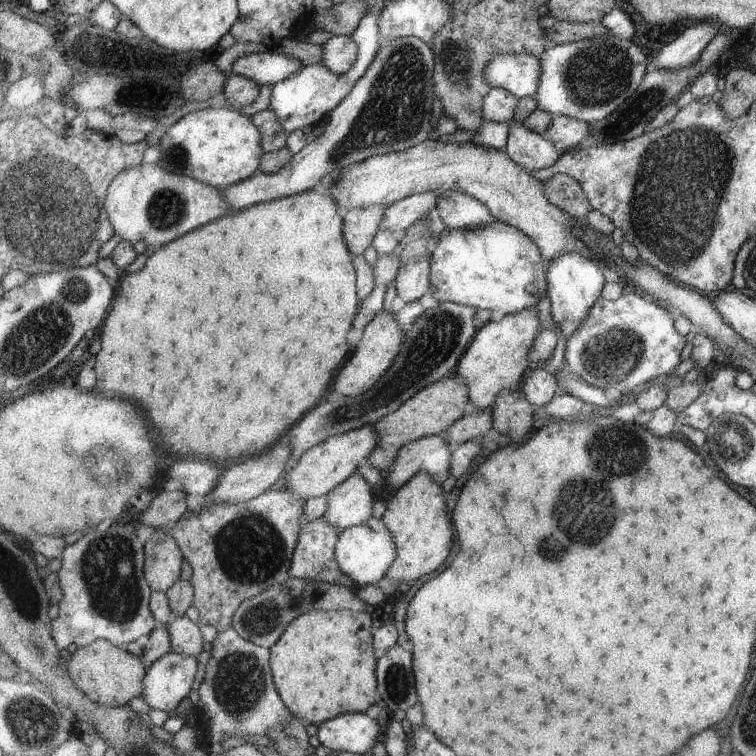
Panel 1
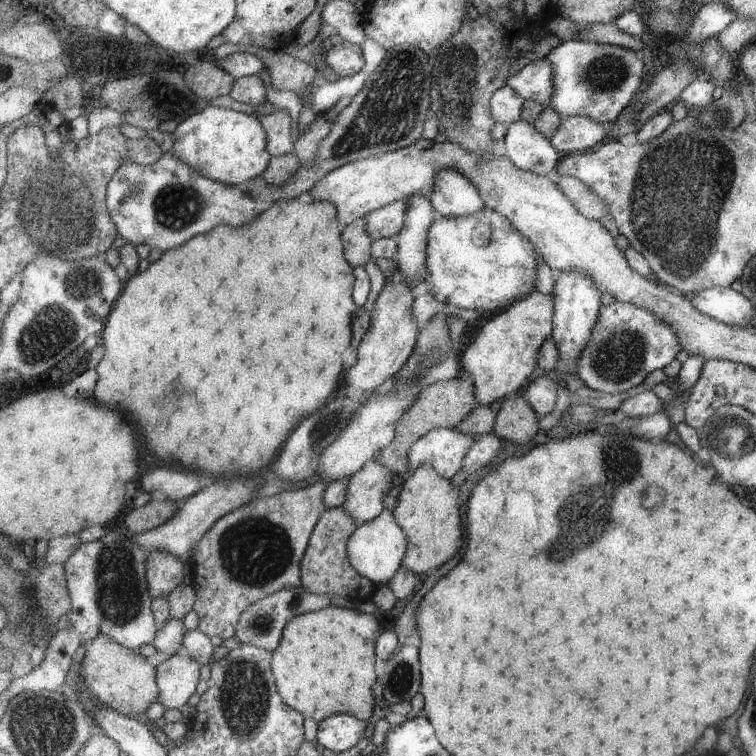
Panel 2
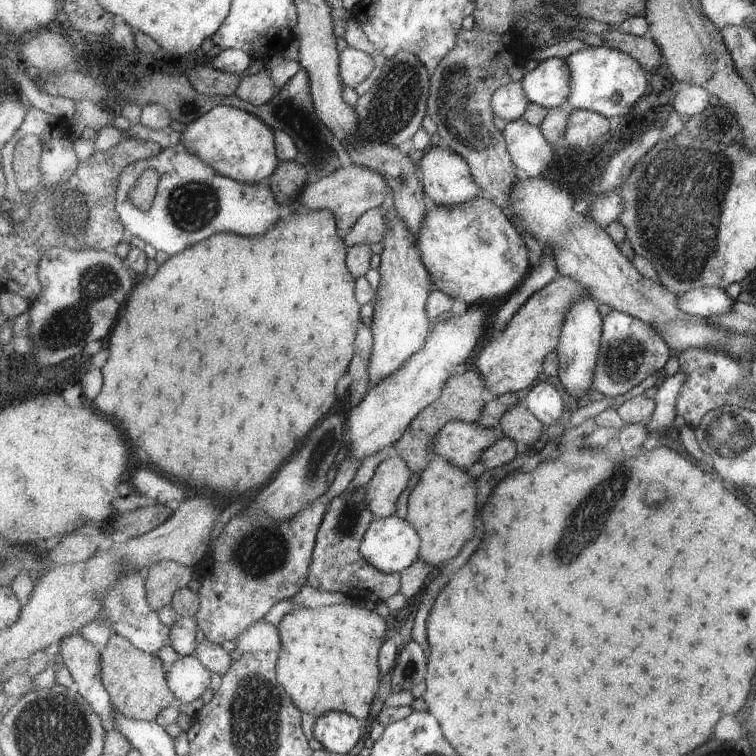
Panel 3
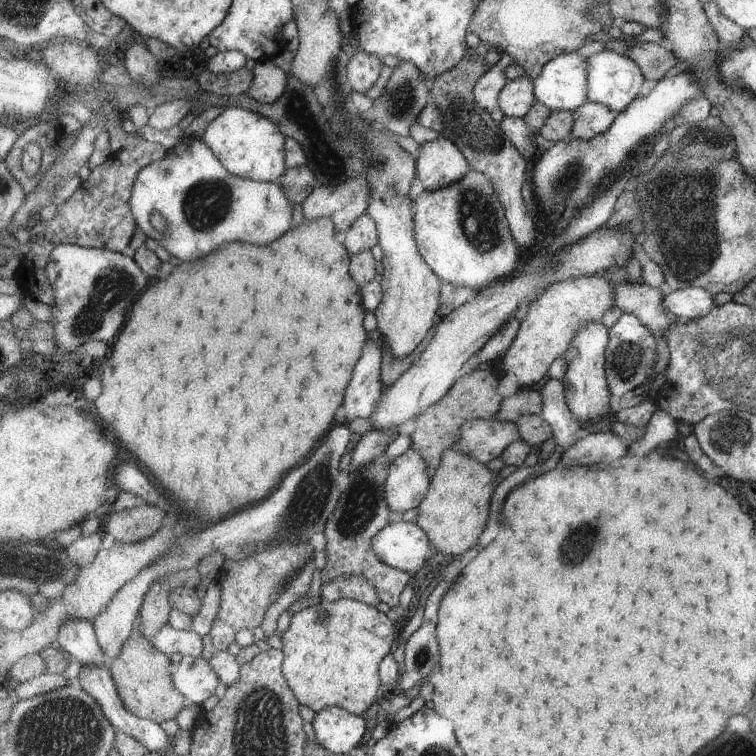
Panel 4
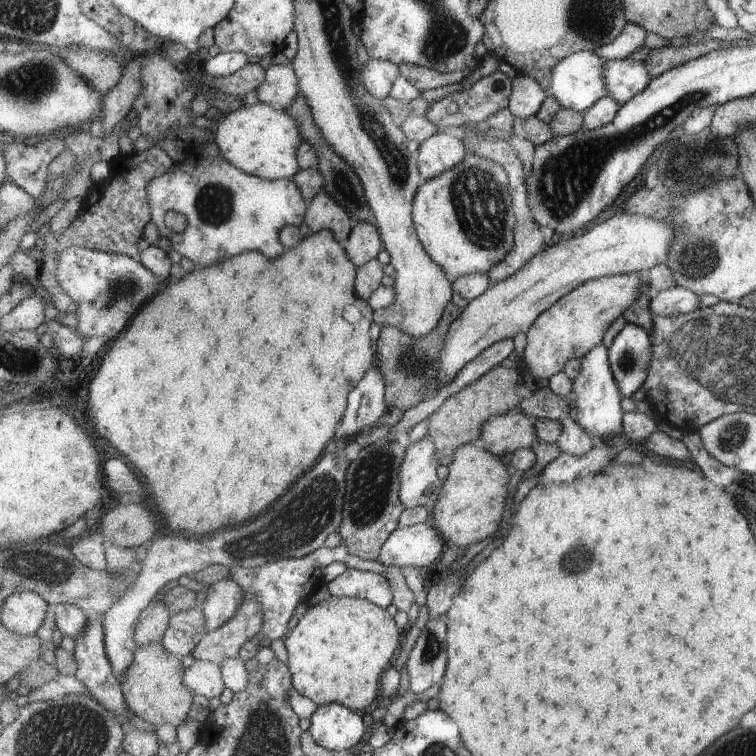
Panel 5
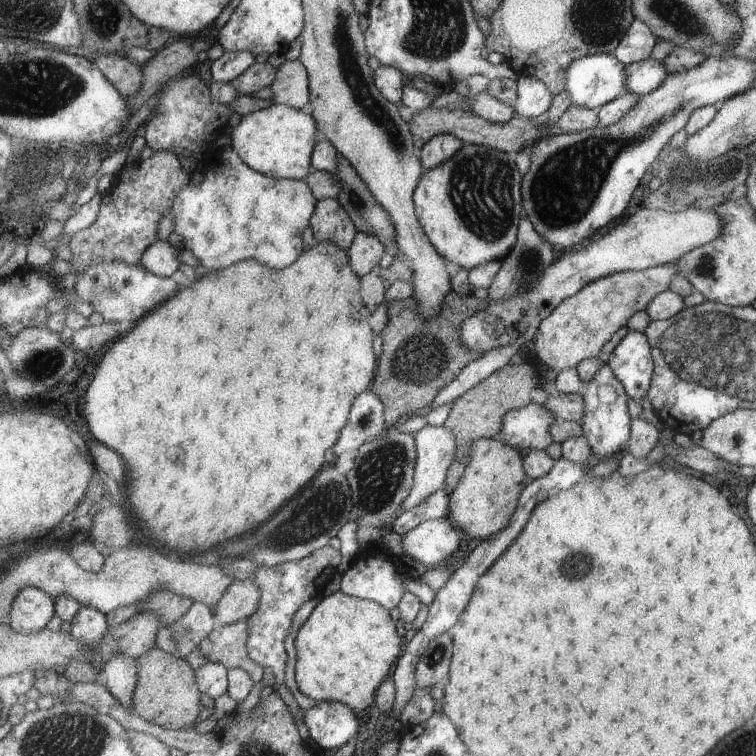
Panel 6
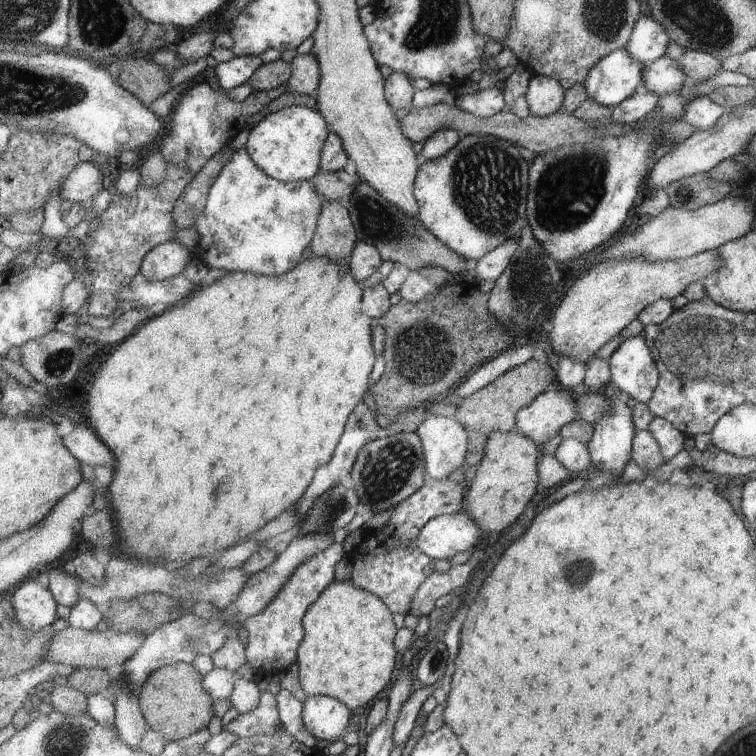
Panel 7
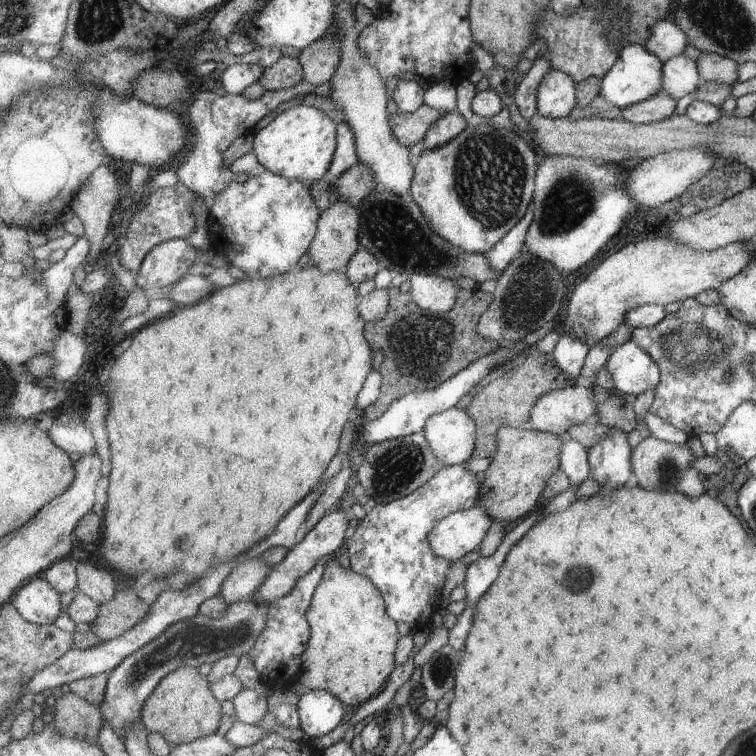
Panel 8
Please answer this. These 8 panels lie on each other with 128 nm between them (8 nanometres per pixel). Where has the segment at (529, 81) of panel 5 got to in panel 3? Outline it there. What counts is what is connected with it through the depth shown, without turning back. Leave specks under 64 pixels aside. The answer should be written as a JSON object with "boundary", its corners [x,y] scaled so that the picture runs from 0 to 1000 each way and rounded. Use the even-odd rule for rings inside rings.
{"boundary":[[[689,106],[675,108],[671,114],[660,116],[651,130],[656,153],[667,156],[672,161],[692,157],[700,138],[702,138],[702,132],[697,127],[696,119],[692,119]]]}

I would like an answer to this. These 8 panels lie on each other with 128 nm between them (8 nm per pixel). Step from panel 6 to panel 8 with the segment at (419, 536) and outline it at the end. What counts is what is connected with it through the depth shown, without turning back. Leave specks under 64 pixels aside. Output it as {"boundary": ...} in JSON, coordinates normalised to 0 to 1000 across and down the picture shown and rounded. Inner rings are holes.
{"boundary":[[[638,667],[587,685],[570,701],[567,720],[573,730],[595,743],[610,742],[620,730],[634,728],[649,698],[652,685]]]}

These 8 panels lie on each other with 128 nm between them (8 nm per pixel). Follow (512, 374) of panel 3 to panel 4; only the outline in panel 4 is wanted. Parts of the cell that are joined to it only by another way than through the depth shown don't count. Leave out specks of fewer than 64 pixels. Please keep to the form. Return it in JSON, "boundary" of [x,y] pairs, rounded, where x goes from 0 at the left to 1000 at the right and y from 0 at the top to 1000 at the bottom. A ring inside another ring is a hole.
{"boundary":[[[767,365],[750,373],[729,376],[721,384],[721,389],[708,397],[692,418],[681,452],[660,476],[659,488],[664,493],[661,499],[677,492],[683,497],[687,515],[690,511],[713,508],[721,497],[728,499],[729,481],[753,466],[753,458],[766,434],[776,426],[795,426],[800,413],[811,405],[816,405],[813,381],[803,365]]]}

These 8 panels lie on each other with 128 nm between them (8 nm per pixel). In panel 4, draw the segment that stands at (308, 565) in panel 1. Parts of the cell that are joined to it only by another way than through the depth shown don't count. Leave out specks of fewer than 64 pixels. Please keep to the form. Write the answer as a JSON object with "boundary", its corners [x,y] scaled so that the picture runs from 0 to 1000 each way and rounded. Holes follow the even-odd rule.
{"boundary":[[[501,603],[485,616],[462,624],[460,644],[452,651],[447,671],[430,698],[433,743],[426,754],[429,770],[438,770],[451,762],[480,762],[496,772],[507,796],[515,802],[528,802],[528,788],[538,778],[545,759],[509,746],[493,725],[493,712],[524,687],[509,659],[509,638],[515,632],[515,619],[517,608]]]}

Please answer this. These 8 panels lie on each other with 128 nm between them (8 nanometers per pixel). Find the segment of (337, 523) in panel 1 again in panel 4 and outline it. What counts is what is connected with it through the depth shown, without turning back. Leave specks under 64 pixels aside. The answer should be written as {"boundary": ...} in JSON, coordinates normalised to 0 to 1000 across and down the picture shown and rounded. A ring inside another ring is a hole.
{"boundary":[[[548,591],[517,612],[515,632],[509,638],[509,659],[524,685],[557,669],[567,653],[573,632],[565,630],[565,618],[567,614],[560,601]]]}

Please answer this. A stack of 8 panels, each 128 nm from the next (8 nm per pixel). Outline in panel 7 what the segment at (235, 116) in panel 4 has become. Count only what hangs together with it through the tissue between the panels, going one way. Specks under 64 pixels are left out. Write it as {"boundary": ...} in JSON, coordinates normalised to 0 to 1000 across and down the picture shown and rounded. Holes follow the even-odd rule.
{"boundary":[[[385,139],[352,152],[331,171],[325,197],[345,225],[376,242],[413,239],[425,228],[427,196],[438,167],[421,144]]]}

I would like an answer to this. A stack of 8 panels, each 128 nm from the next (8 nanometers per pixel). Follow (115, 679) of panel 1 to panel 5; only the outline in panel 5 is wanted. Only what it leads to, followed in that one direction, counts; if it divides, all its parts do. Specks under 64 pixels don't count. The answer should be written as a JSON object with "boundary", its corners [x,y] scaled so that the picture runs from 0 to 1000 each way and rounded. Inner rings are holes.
{"boundary":[[[217,851],[181,854],[179,876],[159,901],[169,935],[194,956],[202,960],[226,958],[233,962],[251,952],[250,939],[258,918],[245,903],[245,884],[239,873],[226,865]]]}

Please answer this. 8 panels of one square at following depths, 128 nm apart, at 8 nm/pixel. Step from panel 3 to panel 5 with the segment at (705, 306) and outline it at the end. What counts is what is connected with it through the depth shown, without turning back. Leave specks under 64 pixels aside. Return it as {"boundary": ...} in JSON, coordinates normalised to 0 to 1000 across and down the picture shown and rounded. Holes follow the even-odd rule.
{"boundary":[[[893,380],[864,389],[861,413],[869,418],[897,419],[914,414],[927,405],[927,390],[906,380]]]}

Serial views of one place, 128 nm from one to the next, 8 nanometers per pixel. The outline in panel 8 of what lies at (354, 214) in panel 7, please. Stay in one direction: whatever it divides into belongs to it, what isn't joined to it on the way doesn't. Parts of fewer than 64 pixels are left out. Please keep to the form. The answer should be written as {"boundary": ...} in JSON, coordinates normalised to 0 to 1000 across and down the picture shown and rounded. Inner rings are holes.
{"boundary":[[[500,249],[480,270],[472,274],[479,302],[476,320],[492,333],[509,356],[522,361],[578,364],[593,369],[623,368],[631,374],[642,370],[657,373],[660,362],[636,333],[618,333],[589,317],[573,304],[557,274],[542,261],[520,257],[515,250]]]}

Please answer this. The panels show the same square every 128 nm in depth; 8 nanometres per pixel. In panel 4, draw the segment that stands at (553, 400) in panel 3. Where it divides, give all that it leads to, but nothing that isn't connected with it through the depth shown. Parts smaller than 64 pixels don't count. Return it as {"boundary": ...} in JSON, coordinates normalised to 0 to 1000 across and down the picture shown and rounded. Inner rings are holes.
{"boundary":[[[728,499],[717,511],[716,521],[718,521],[721,537],[714,549],[731,563],[734,585],[745,595],[755,593],[758,587],[763,587],[769,582],[774,571],[766,561],[769,557],[761,553],[750,534],[743,503]]]}

